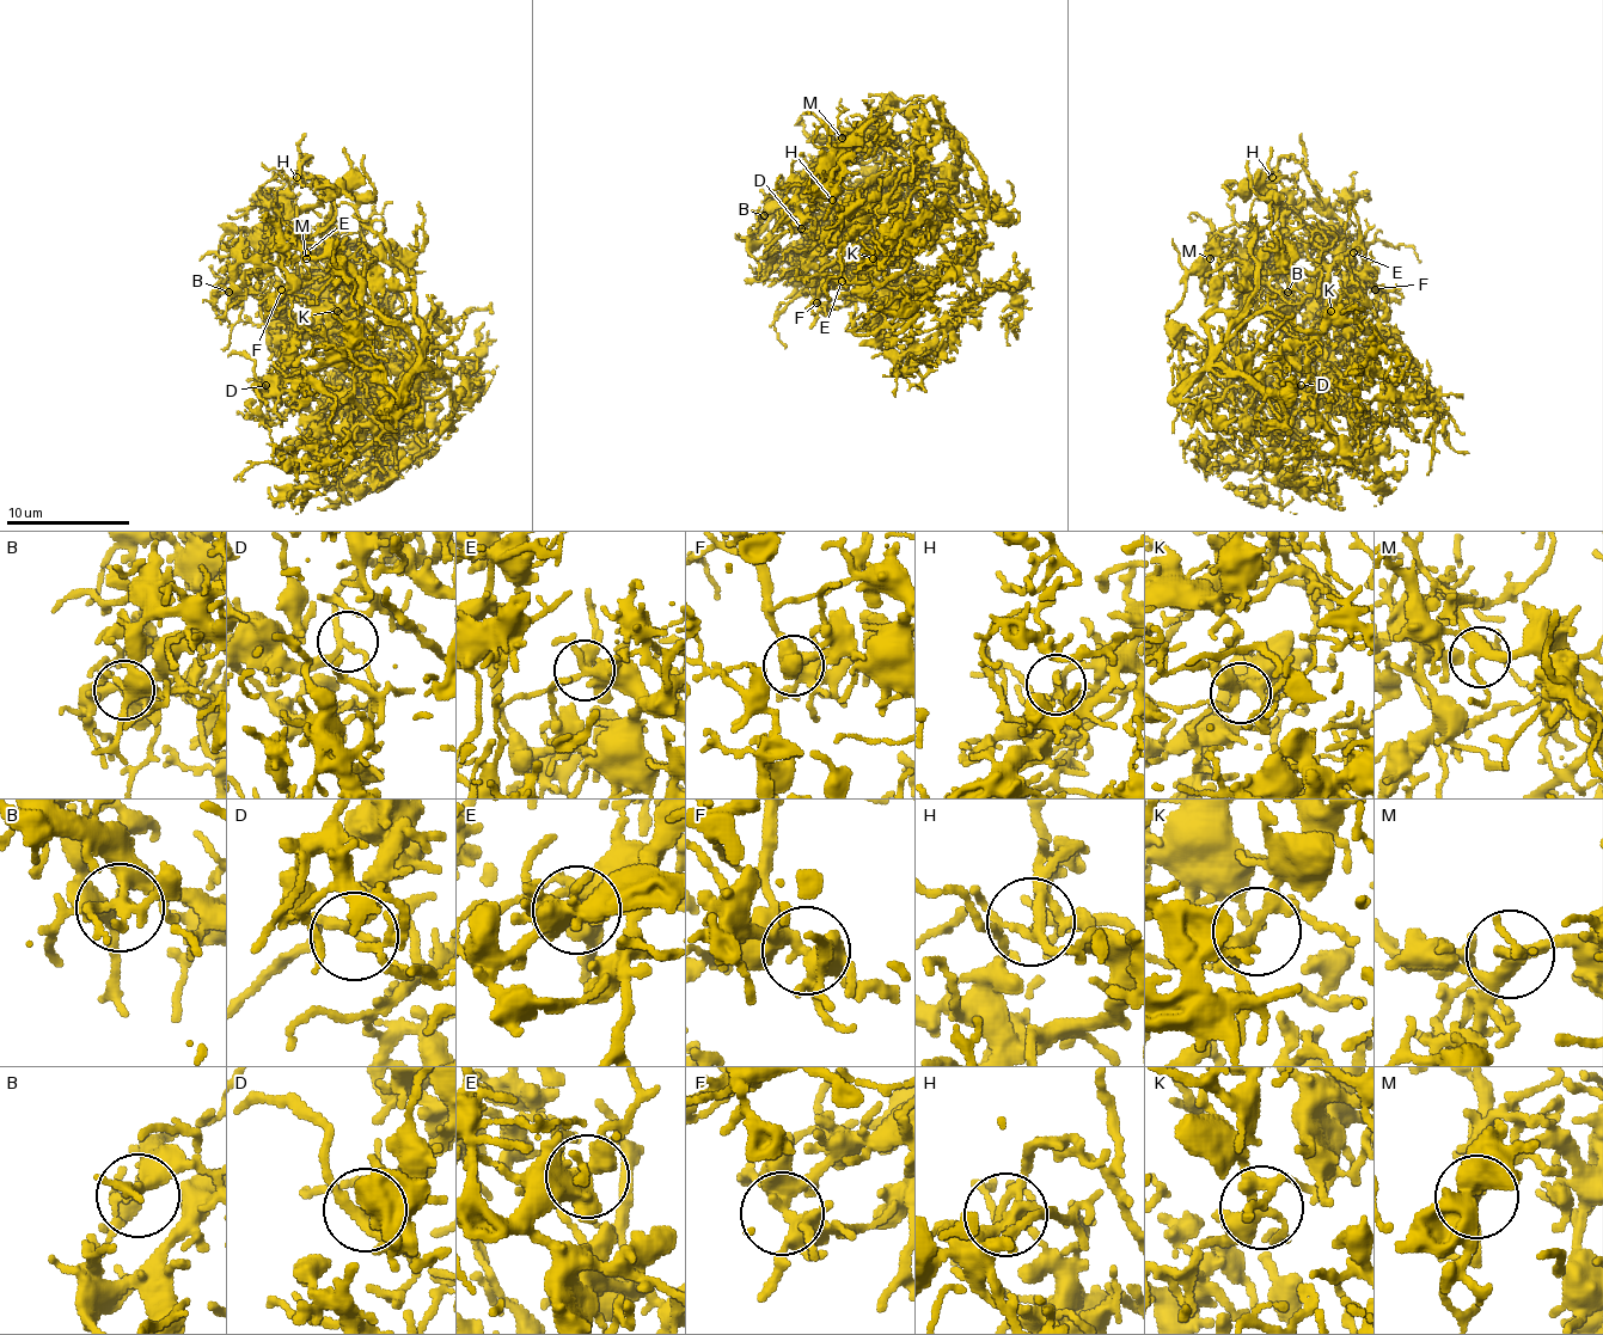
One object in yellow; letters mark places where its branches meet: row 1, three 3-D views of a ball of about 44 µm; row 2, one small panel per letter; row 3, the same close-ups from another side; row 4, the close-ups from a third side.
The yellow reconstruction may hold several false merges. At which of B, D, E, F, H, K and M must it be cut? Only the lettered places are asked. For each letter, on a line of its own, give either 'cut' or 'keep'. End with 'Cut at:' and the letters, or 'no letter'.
B: keep
D: keep
E: keep
F: keep
H: keep
K: keep
M: keep
Cut at: no letter

